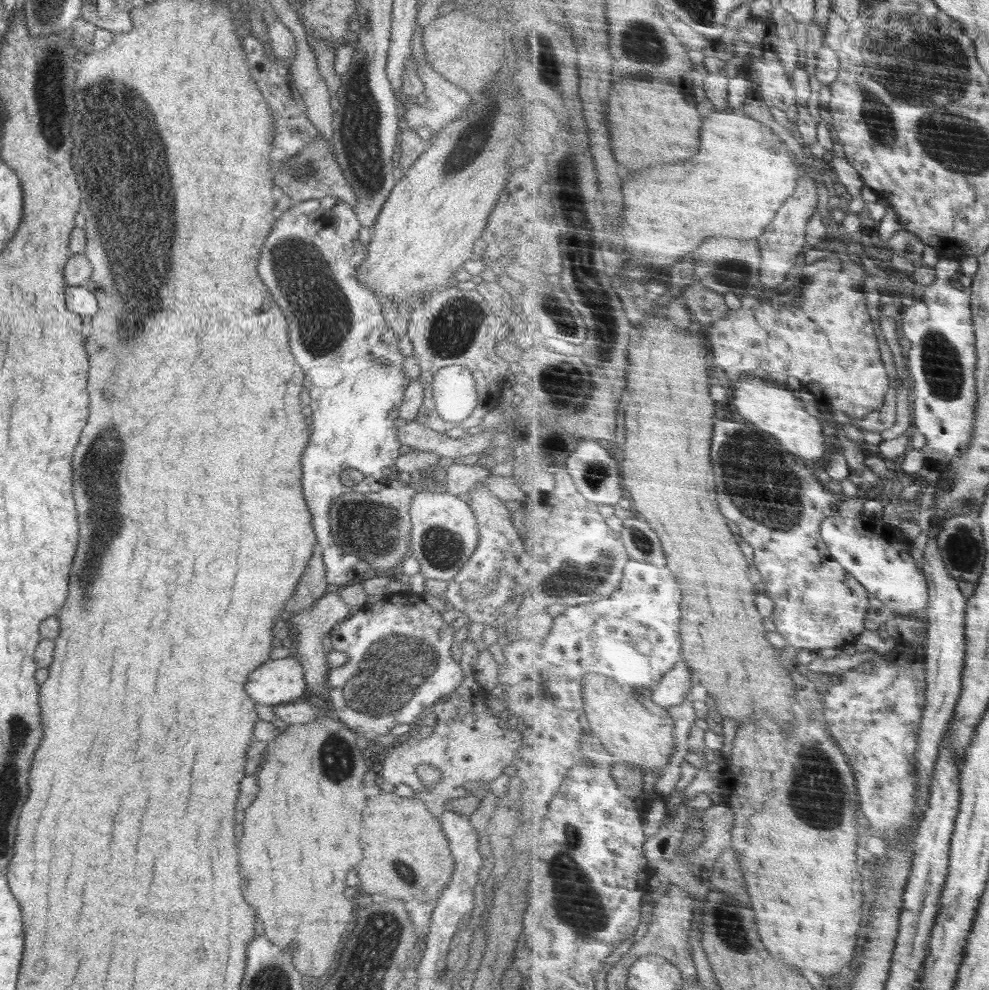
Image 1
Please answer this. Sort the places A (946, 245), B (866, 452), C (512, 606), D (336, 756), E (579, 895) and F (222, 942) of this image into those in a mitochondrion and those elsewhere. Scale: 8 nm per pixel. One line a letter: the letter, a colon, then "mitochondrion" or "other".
A: other
B: other
C: other
D: mitochondrion
E: mitochondrion
F: other

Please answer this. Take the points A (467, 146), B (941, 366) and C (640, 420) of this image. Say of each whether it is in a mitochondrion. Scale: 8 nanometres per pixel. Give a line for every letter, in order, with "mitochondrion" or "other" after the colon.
A: mitochondrion
B: mitochondrion
C: other

